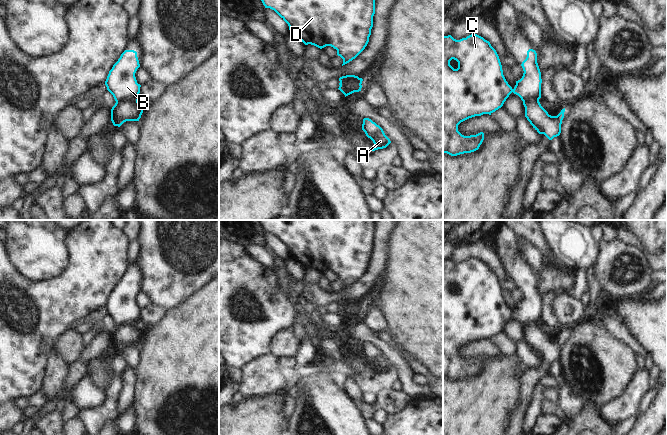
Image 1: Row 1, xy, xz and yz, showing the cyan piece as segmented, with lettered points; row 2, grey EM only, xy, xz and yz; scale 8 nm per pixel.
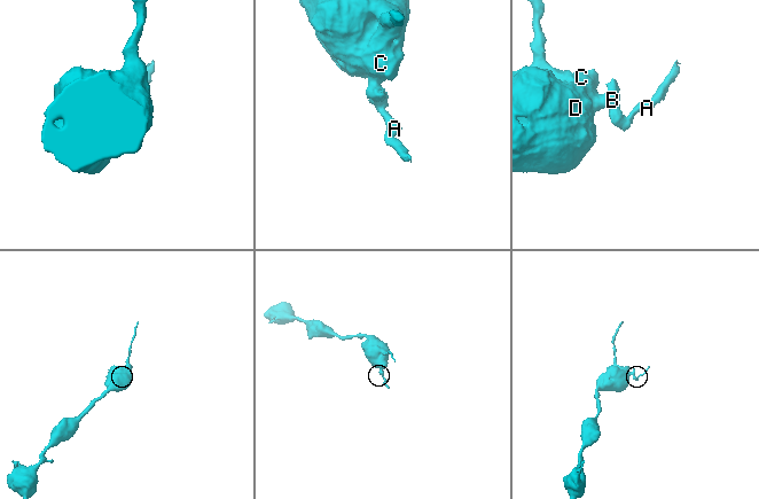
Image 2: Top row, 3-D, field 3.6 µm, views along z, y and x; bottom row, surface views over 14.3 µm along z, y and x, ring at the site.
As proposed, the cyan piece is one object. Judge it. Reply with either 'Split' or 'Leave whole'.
Split

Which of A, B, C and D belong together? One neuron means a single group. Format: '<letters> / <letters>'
A / B C D

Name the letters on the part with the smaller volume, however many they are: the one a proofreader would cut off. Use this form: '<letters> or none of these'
A

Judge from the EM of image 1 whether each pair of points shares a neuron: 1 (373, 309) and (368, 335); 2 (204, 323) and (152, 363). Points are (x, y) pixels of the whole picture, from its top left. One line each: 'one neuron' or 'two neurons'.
1: two neurons
2: one neuron

